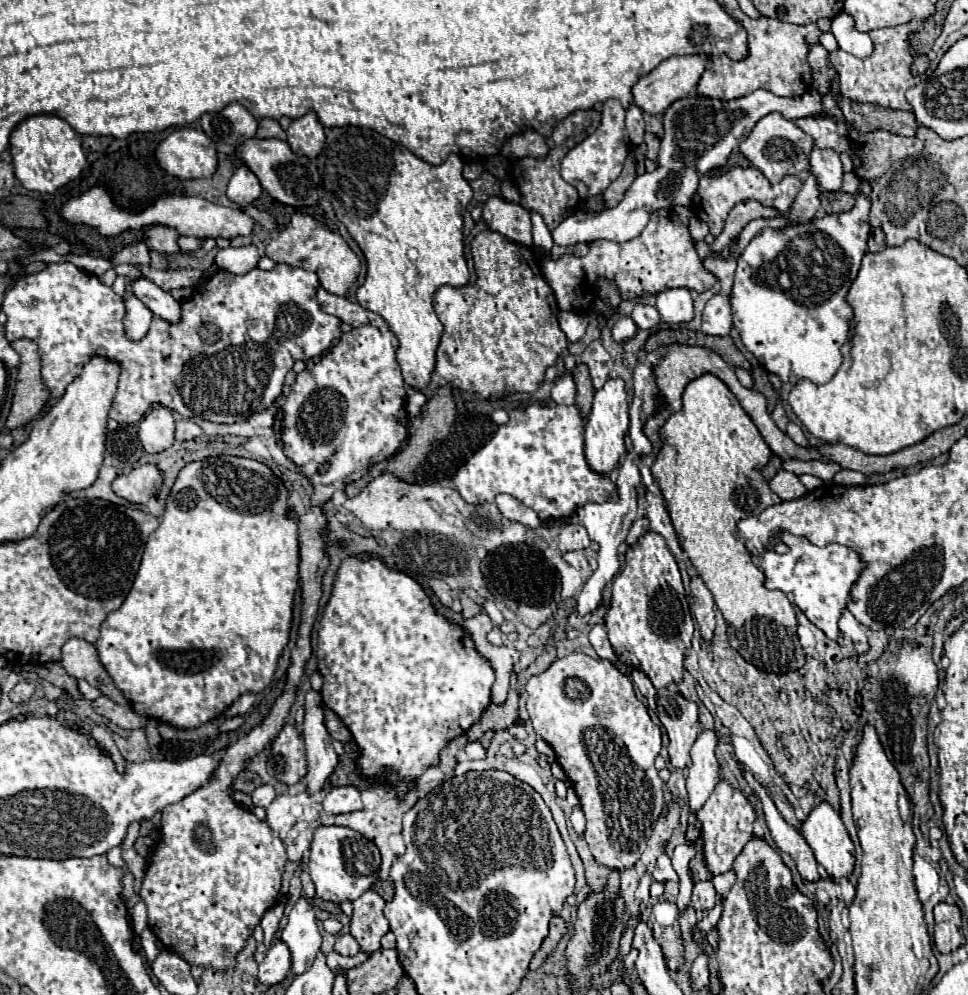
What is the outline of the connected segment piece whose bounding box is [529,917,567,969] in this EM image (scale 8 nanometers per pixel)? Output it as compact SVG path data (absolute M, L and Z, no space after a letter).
M553 917L549 923L549 935L545 937L541 949L533 955L529 969L539 969L545 963L545 959L551 955L551 951L557 947L557 943L563 939L565 933L567 933L567 923L561 917Z

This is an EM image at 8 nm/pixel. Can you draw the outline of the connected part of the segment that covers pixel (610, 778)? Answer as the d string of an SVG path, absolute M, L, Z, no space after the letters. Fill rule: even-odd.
M571 653L557 659L547 671L527 681L527 711L535 733L553 747L557 763L567 773L583 815L587 819L585 841L599 865L615 871L633 867L647 847L647 839L663 807L663 781L655 769L655 757L662 749L661 729L651 721L647 707L637 699L633 683L613 663L593 659L585 653Z

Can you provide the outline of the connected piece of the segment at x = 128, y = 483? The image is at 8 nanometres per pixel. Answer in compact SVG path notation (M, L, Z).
M141 465L135 467L129 475L121 475L113 481L113 491L137 505L145 505L151 497L159 493L163 479L157 467L153 465Z

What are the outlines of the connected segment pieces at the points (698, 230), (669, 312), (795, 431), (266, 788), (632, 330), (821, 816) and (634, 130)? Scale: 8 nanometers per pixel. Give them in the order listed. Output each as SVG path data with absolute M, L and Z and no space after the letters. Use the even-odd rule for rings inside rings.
M691 217L689 219L689 233L693 239L703 239L709 233L709 227L703 221L699 221L697 217Z
M667 289L657 295L657 311L669 325L689 323L693 319L693 297L689 289Z
M789 421L789 425L787 425L787 435L795 441L798 445L802 447L806 447L808 445L808 441L805 437L805 434L799 425L795 425L793 421Z
M261 785L261 787L257 787L253 793L251 793L251 799L253 799L253 805L257 805L257 807L267 807L267 805L271 805L271 801L277 797L277 793L275 793L275 787L271 787L271 785Z
M615 311L613 317L617 319L615 327L613 327L613 339L615 341L623 341L625 343L625 341L629 341L629 339L633 339L637 335L637 325L635 325L635 321L631 317L625 317L619 311Z
M821 803L817 805L809 817L803 821L803 827L801 827L801 835L807 839L809 847L815 851L815 857L817 857L817 863L821 867L825 867L825 871L833 877L833 879L843 879L843 877L849 877L853 873L853 867L855 867L855 847L853 847L853 841L839 817L837 811L833 811L833 807L829 803Z
M633 103L629 109L627 109L627 117L625 117L625 127L629 131L629 137L635 145L643 143L643 137L645 137L645 121L643 121L643 111Z

